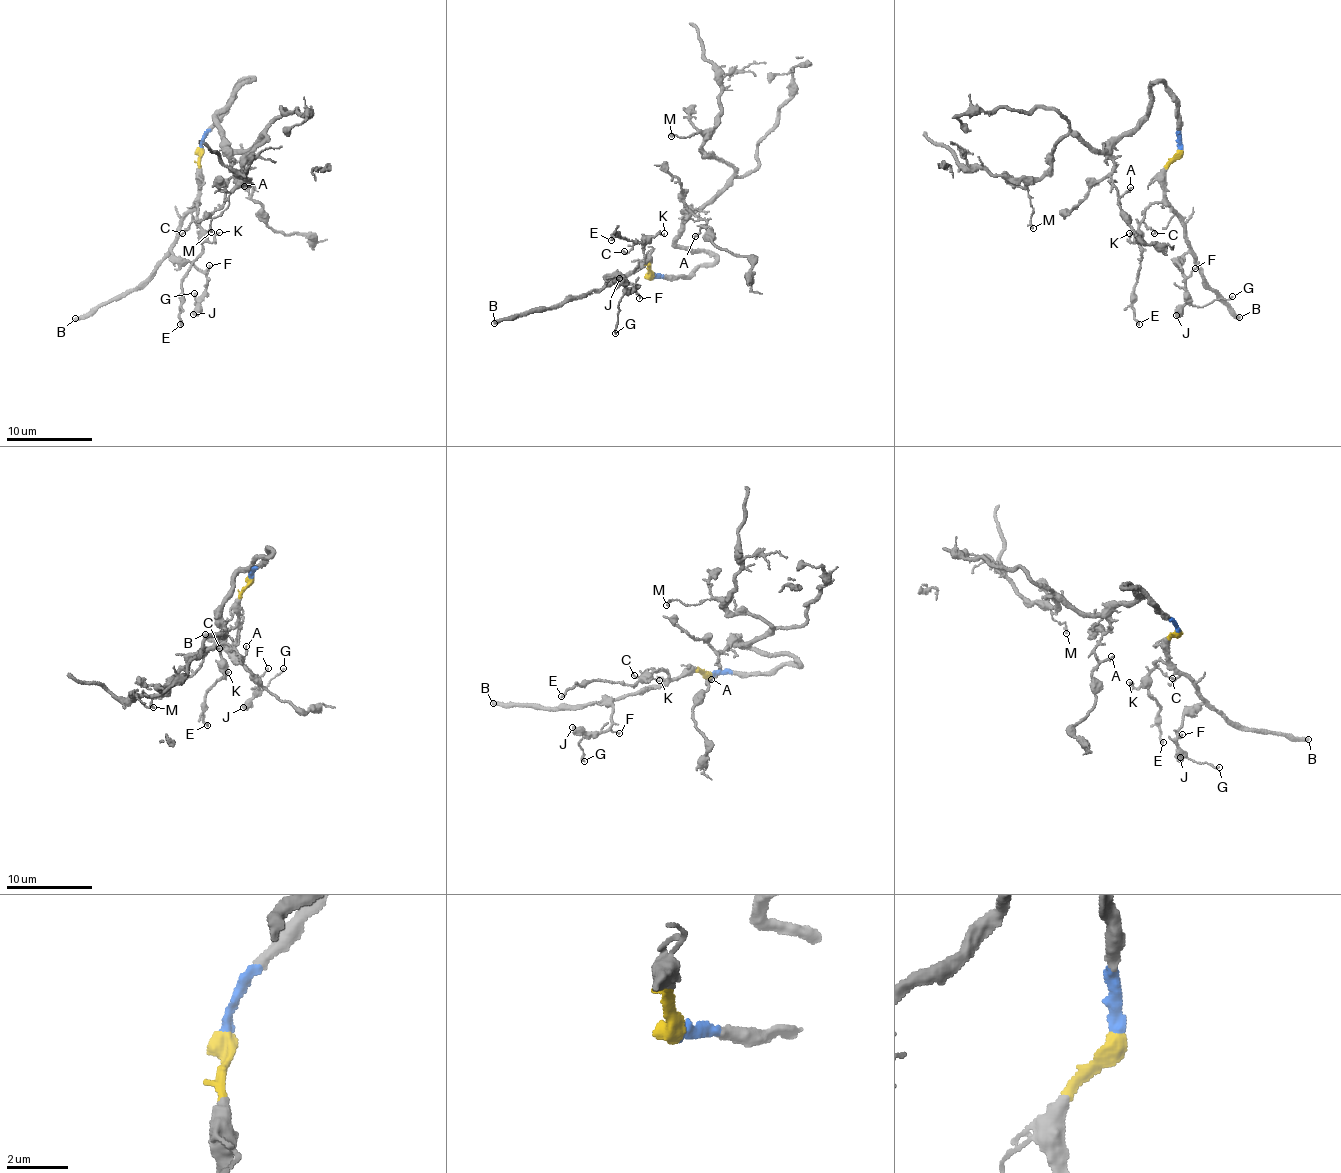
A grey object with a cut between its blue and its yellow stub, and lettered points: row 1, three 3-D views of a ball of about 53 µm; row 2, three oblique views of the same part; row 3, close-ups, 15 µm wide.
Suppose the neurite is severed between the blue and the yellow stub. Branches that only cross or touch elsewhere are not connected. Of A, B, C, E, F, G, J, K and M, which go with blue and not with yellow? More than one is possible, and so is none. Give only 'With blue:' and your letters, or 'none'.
With blue: A, M

